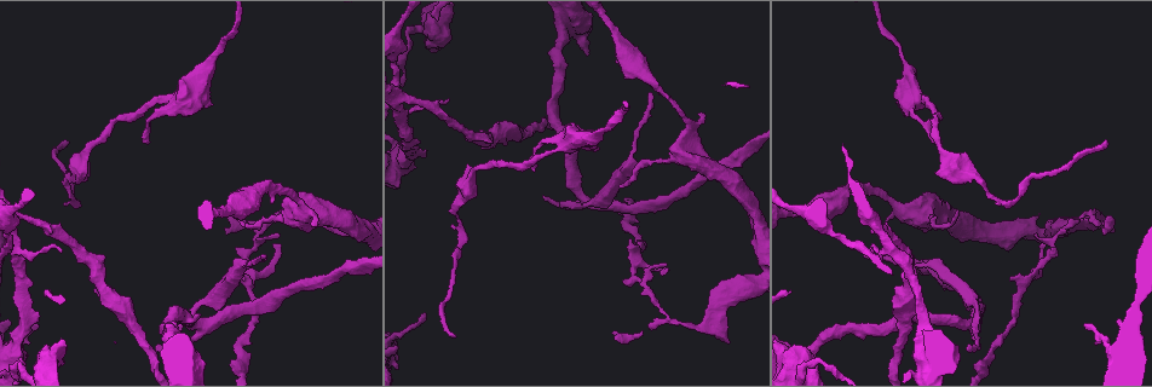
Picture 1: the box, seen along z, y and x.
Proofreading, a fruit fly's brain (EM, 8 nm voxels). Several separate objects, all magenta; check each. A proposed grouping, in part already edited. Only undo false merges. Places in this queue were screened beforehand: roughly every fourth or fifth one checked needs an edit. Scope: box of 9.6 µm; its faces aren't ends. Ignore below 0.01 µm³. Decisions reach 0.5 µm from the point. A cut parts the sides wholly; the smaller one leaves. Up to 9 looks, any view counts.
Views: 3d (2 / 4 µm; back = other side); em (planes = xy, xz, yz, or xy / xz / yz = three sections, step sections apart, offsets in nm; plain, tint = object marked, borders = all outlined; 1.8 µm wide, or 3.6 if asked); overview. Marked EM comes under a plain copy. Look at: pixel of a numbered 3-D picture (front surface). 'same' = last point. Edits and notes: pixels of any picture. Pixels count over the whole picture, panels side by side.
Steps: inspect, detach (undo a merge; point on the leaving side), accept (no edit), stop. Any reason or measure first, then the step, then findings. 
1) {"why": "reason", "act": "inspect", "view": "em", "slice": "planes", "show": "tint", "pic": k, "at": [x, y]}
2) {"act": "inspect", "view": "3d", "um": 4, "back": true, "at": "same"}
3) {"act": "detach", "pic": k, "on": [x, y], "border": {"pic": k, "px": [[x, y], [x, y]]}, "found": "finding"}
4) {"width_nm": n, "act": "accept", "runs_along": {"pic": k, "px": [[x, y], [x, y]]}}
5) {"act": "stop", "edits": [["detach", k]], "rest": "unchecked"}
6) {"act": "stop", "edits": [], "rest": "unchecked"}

{"why": "thin neck", "act": "inspect", "view": "em", "slice": "planes", "show": "tint", "pic": 1, "at": [925, 125]}

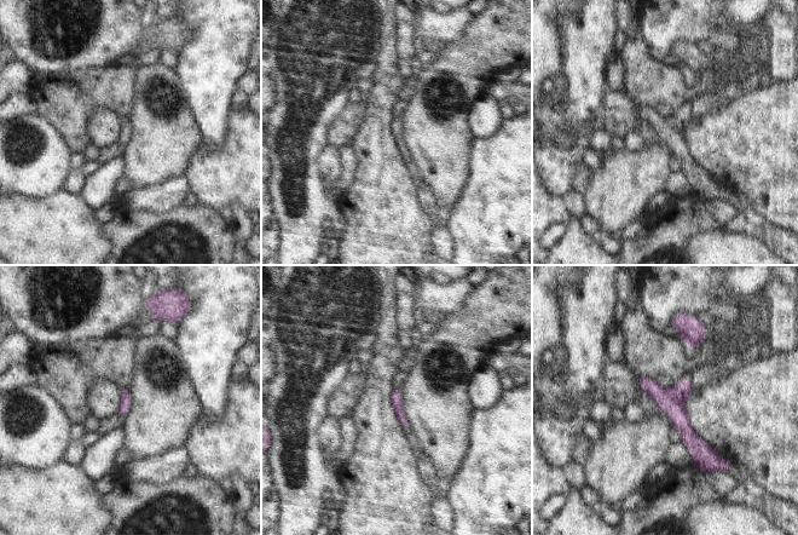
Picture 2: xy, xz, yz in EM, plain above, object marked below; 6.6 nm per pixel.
{"width_nm": 80, "act": "accept", "found": "one cell here"}

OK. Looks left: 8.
{"why": "sudden change in width", "act": "inspect", "view": "em", "slice": "xy", "step": 16, "show": "tint", "pic": 1, "at": [925, 217]}

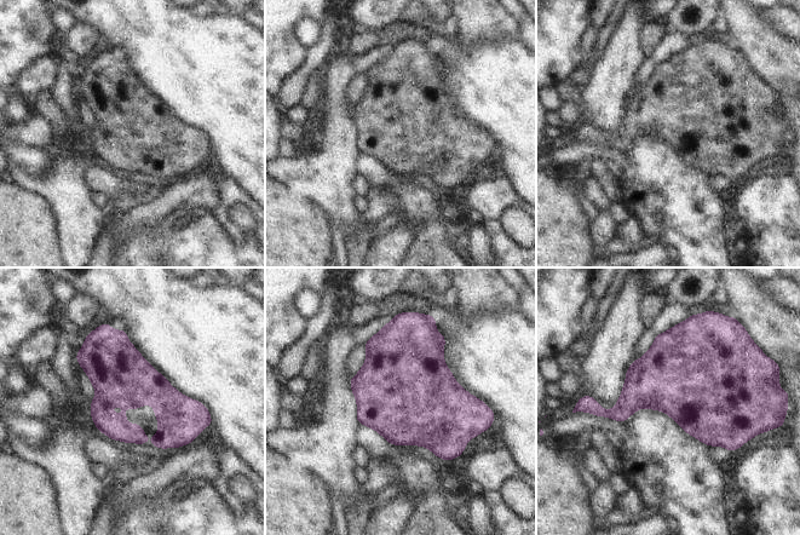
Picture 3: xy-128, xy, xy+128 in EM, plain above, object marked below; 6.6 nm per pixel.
{"act": "inspect", "view": "em", "slice": "planes", "show": "tint", "at": "same"}

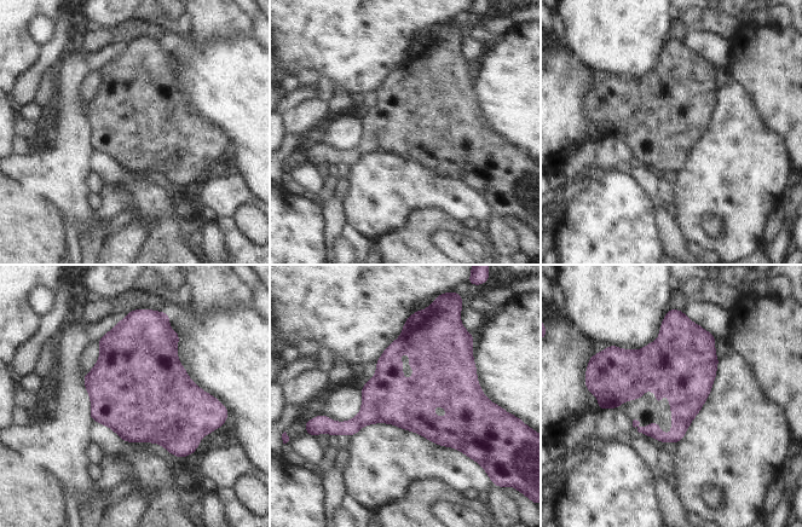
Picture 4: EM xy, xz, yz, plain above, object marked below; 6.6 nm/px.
{"width_nm": 340, "act": "accept", "found": "all the same cell"}

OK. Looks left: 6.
{"why": "calibre changes", "act": "inspect", "view": "3d", "um": 4, "pic": 1, "at": [651, 82]}

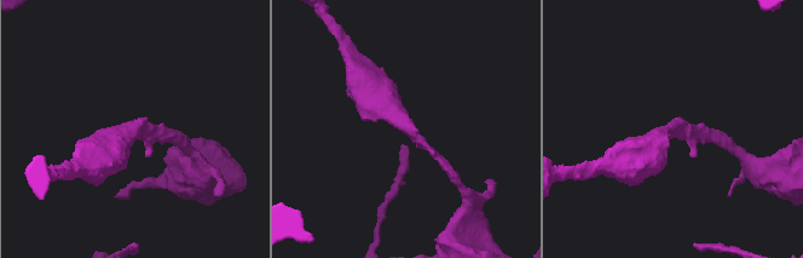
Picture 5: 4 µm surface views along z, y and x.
{"act": "inspect", "view": "em", "slice": "planes", "show": "tint", "pic": 5, "at": [672, 131]}

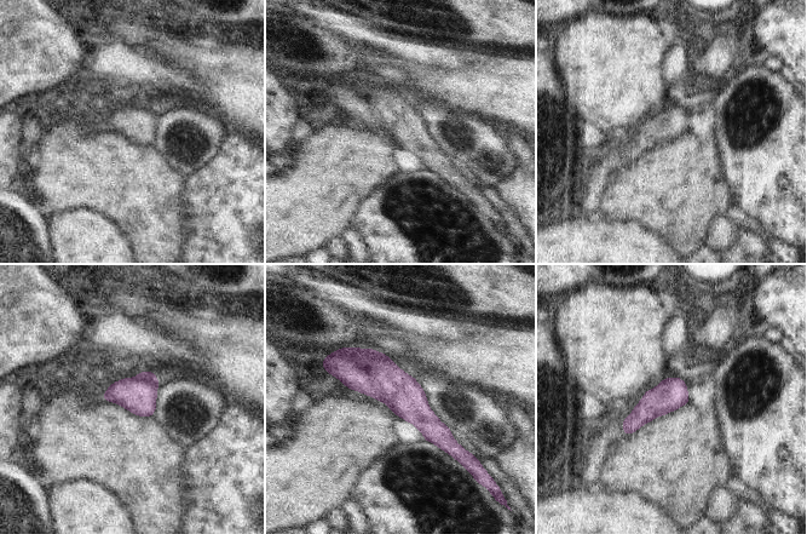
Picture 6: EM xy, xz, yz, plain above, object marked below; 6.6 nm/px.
{"act": "accept", "runs_along": {"pic": 6, "px": [[339, 362], [380, 377], [455, 447]]}, "found": "all the same cell"}

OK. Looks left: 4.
{"why": "sharp bend", "act": "inspect", "view": "3d", "um": 4, "pic": 1, "at": [930, 347]}

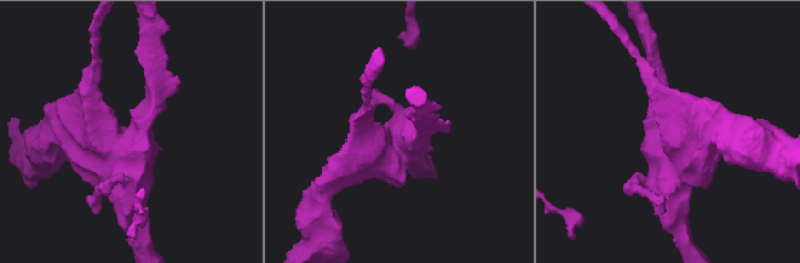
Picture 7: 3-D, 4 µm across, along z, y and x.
{"act": "inspect", "view": "em", "um": 3.6, "slice": "yz", "step": 8, "show": "tint", "pic": 7, "at": [138, 132]}

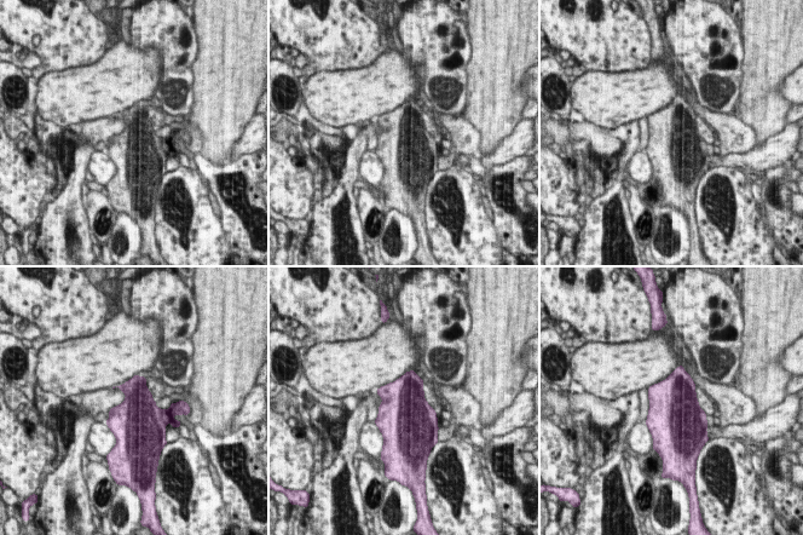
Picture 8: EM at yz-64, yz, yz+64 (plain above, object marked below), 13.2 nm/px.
{"act": "inspect", "view": "em", "um": 3.6, "slice": "planes", "show": "tint", "at": "same"}

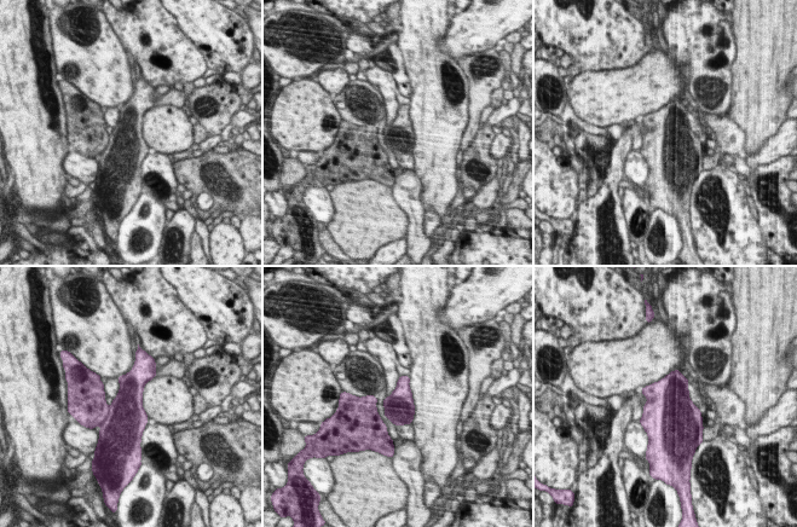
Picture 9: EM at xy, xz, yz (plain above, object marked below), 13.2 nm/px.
{"act": "detach", "pic": 9, "on": [119, 432], "border": {"pic": 9, "px": [[109, 413], [99, 424]]}, "found": "a second cell is stuck on"}

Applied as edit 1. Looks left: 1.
{"act": "stop", "edits": [["detach", 9]], "rest": "unchecked"}

